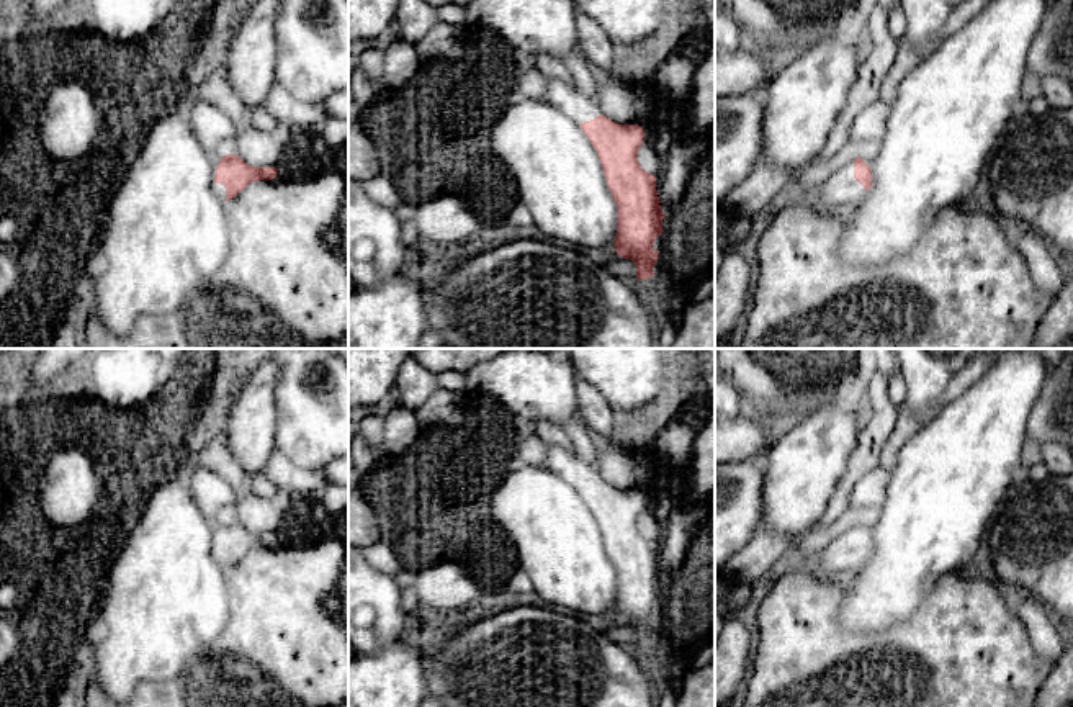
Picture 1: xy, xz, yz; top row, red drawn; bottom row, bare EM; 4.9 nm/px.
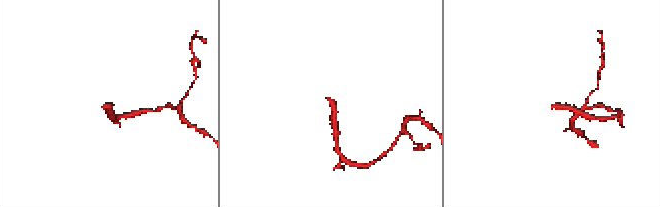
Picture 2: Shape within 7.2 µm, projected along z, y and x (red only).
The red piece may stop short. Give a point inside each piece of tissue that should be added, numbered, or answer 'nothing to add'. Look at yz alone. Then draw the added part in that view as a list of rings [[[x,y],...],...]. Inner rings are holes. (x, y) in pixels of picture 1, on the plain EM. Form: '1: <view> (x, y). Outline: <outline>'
1: yz (836, 555). Outline: [[[841,525],[824,537],[815,548],[815,561],[826,576],[847,576],[865,561],[865,555],[854,545],[854,525]]]

